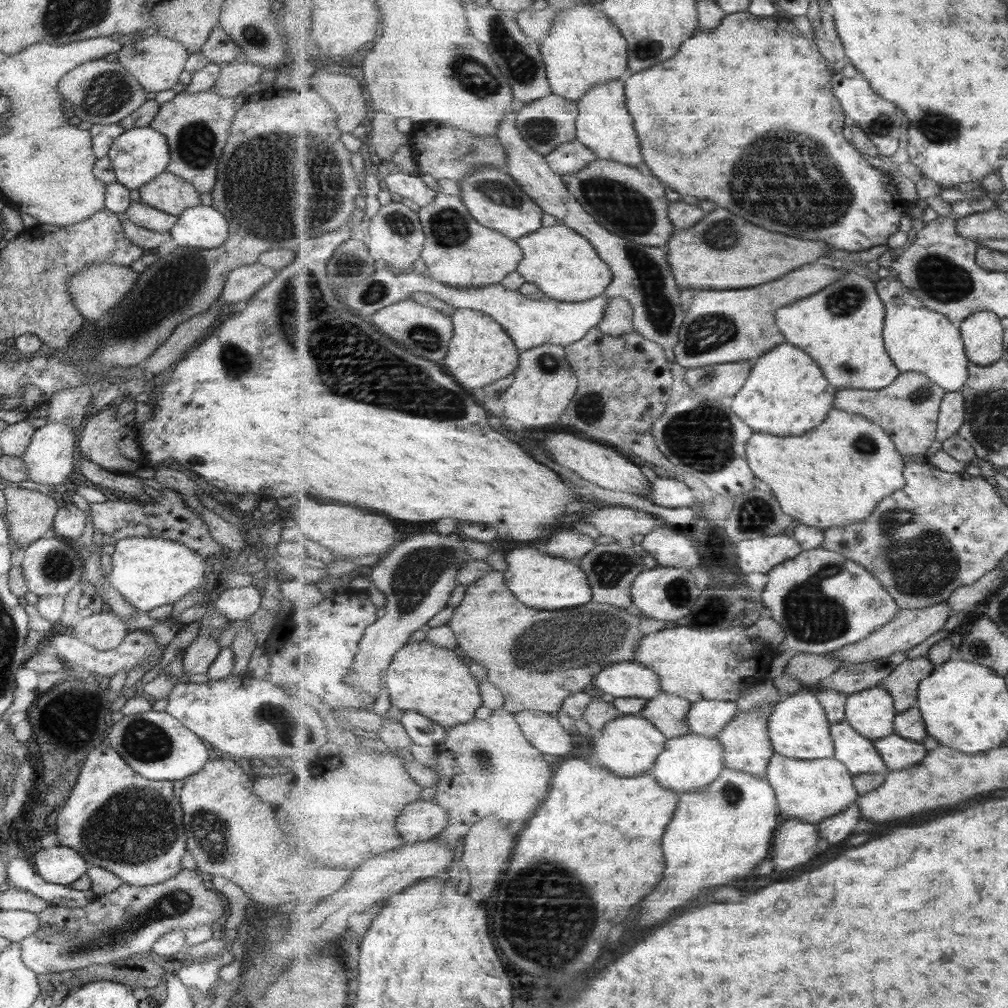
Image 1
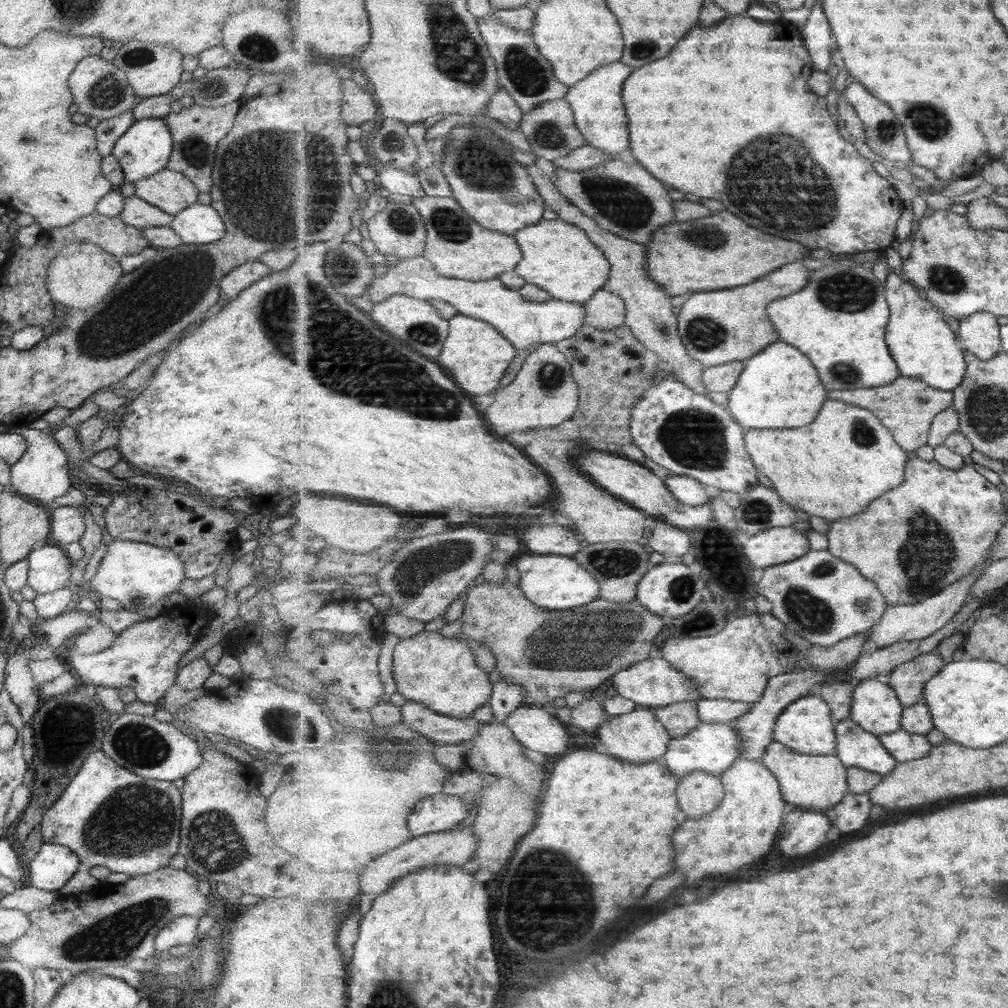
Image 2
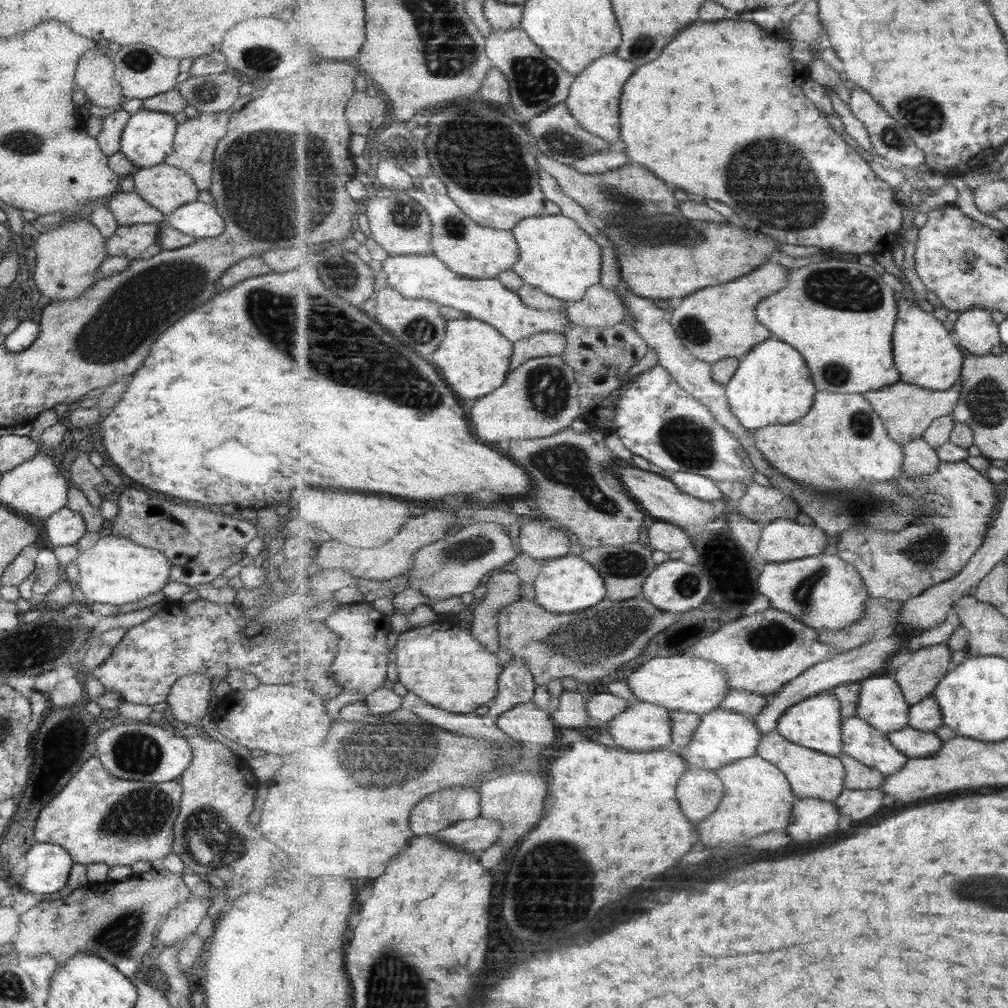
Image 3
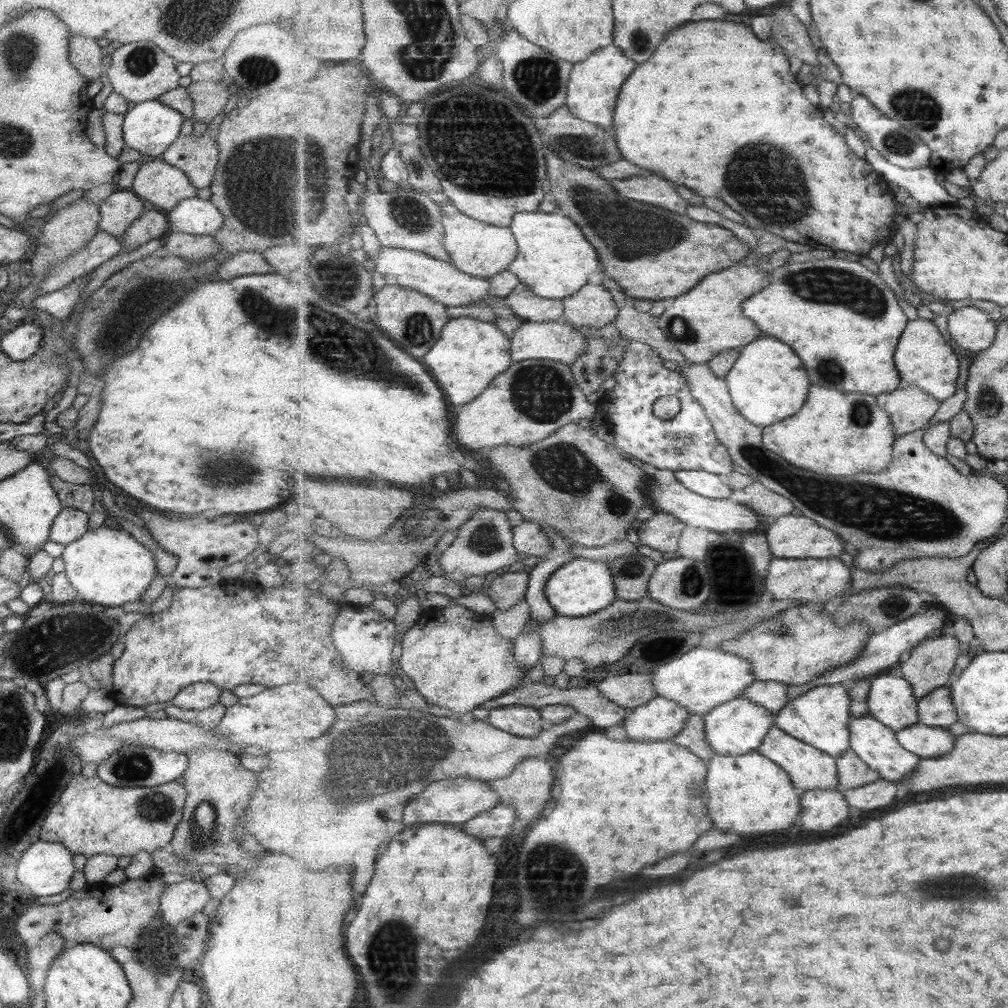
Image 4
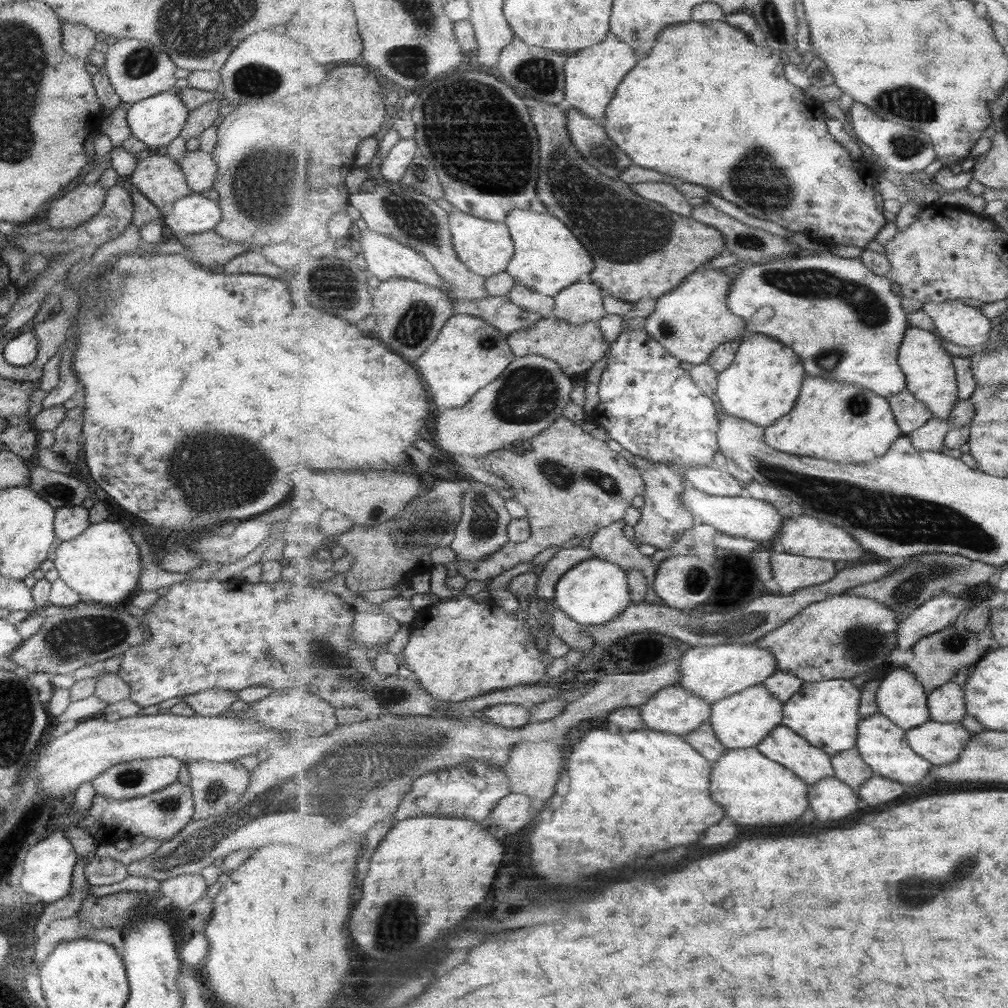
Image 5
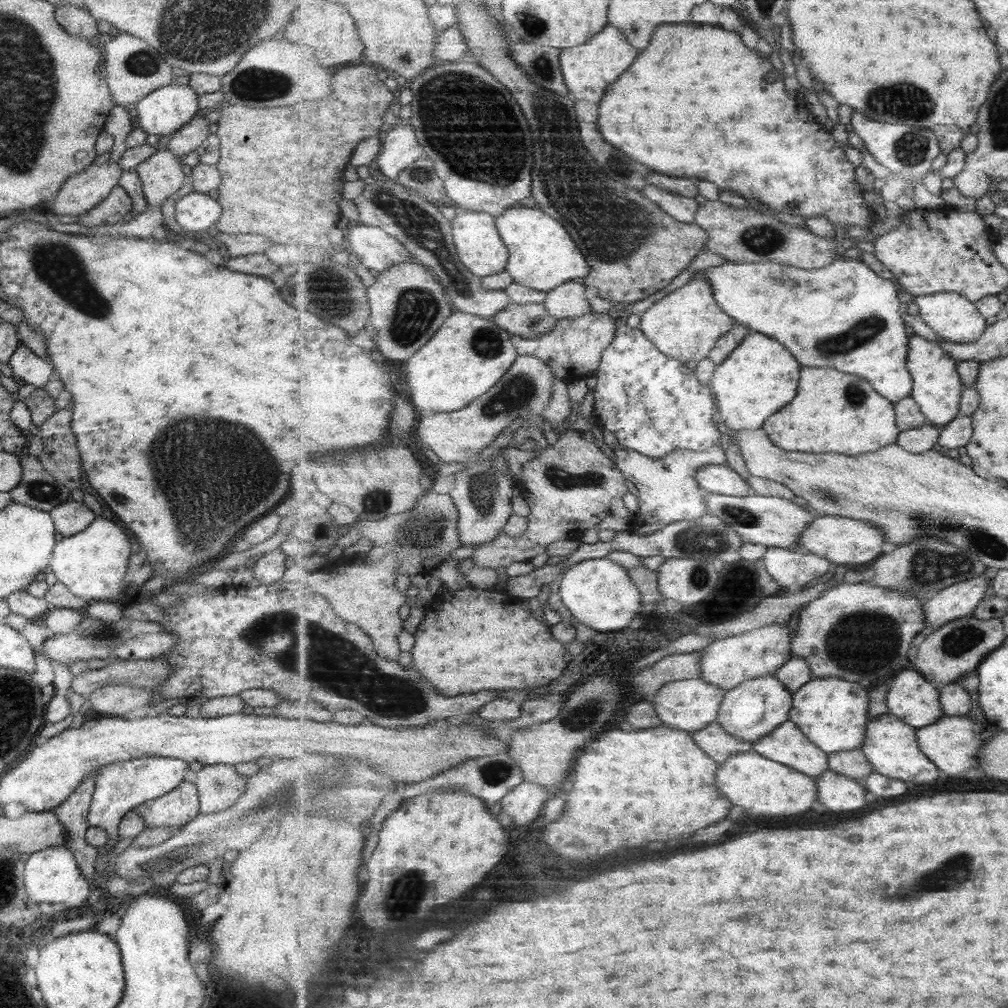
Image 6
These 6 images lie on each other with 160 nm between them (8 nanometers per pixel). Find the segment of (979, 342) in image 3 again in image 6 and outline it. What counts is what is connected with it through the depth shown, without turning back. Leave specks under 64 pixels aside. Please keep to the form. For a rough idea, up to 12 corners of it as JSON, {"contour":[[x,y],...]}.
{"contour":[[959,293],[914,296],[943,339],[978,341],[985,316]]}

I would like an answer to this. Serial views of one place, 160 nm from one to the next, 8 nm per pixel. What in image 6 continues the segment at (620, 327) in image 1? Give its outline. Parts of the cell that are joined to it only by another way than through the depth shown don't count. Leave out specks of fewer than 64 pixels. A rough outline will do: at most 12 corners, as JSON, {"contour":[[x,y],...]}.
{"contour":[[569,281],[548,292],[544,305],[559,319],[589,314],[584,282]]}

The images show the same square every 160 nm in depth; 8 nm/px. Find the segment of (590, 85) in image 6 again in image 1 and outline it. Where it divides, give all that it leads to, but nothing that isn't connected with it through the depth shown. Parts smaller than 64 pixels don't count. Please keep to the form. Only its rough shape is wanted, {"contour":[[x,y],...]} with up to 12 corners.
{"contour":[[626,78],[577,102],[577,140],[599,159],[643,164]]}

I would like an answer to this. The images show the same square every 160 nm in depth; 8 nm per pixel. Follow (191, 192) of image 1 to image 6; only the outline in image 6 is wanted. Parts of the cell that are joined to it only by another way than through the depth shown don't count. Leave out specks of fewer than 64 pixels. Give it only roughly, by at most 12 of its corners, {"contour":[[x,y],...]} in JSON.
{"contour":[[155,151],[134,171],[149,207],[185,180],[177,157]]}

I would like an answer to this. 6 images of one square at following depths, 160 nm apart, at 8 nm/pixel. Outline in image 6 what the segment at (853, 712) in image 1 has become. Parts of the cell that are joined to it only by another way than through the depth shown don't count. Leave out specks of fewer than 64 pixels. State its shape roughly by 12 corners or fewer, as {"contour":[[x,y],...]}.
{"contour":[[905,669],[891,682],[890,713],[923,728],[946,715],[940,686]]}

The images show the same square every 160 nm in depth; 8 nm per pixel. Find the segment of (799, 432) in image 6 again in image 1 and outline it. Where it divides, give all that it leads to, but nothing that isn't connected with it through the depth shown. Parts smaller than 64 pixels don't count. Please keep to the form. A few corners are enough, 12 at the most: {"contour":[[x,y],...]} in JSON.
{"contour":[[837,408],[746,455],[787,514],[824,530],[906,485],[885,429]]}

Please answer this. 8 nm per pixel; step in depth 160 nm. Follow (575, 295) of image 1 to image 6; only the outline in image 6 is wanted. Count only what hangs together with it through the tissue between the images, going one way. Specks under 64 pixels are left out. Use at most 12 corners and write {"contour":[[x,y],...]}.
{"contour":[[517,206],[495,218],[515,283],[548,293],[590,263],[559,220]]}

